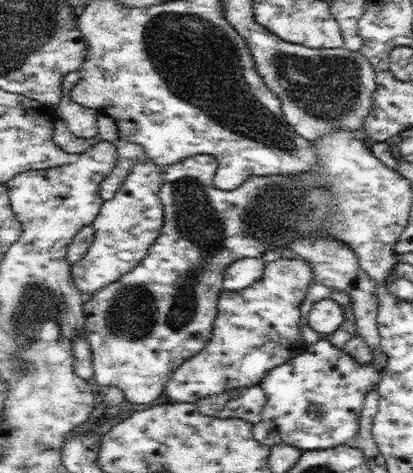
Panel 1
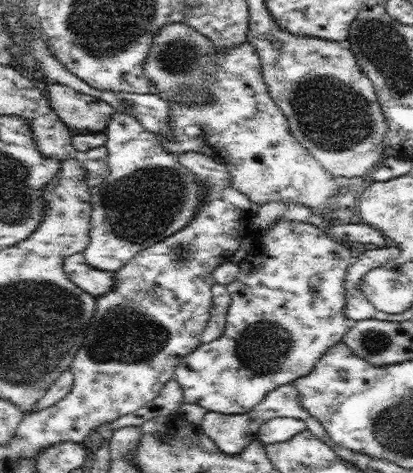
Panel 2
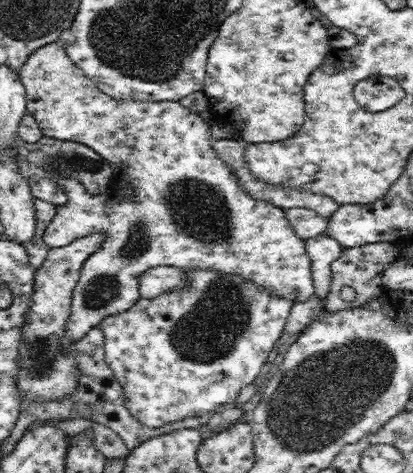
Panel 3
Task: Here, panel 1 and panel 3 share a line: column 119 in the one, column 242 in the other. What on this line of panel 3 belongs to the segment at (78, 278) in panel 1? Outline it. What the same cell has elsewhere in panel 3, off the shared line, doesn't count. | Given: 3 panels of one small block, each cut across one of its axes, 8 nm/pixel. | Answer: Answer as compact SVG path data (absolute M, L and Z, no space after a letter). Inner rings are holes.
M62 40L34 50L18 74L26 86L28 114L36 118L44 136L82 142L96 150L112 168L112 182L102 194L92 196L88 190L78 192L76 188L70 188L66 194L68 202L58 208L54 222L44 234L44 242L50 250L68 246L92 234L104 238L100 250L84 262L78 286L74 288L72 314L66 322L70 340L82 340L94 326L100 326L104 318L130 310L142 298L138 284L140 276L156 266L170 266L182 272L200 268L236 274L298 304L306 304L308 298L316 294L306 240L300 240L296 230L290 226L288 210L278 208L268 200L254 198L240 186L234 168L228 166L214 150L214 122L172 100L112 100L84 74L80 66L70 60Z

